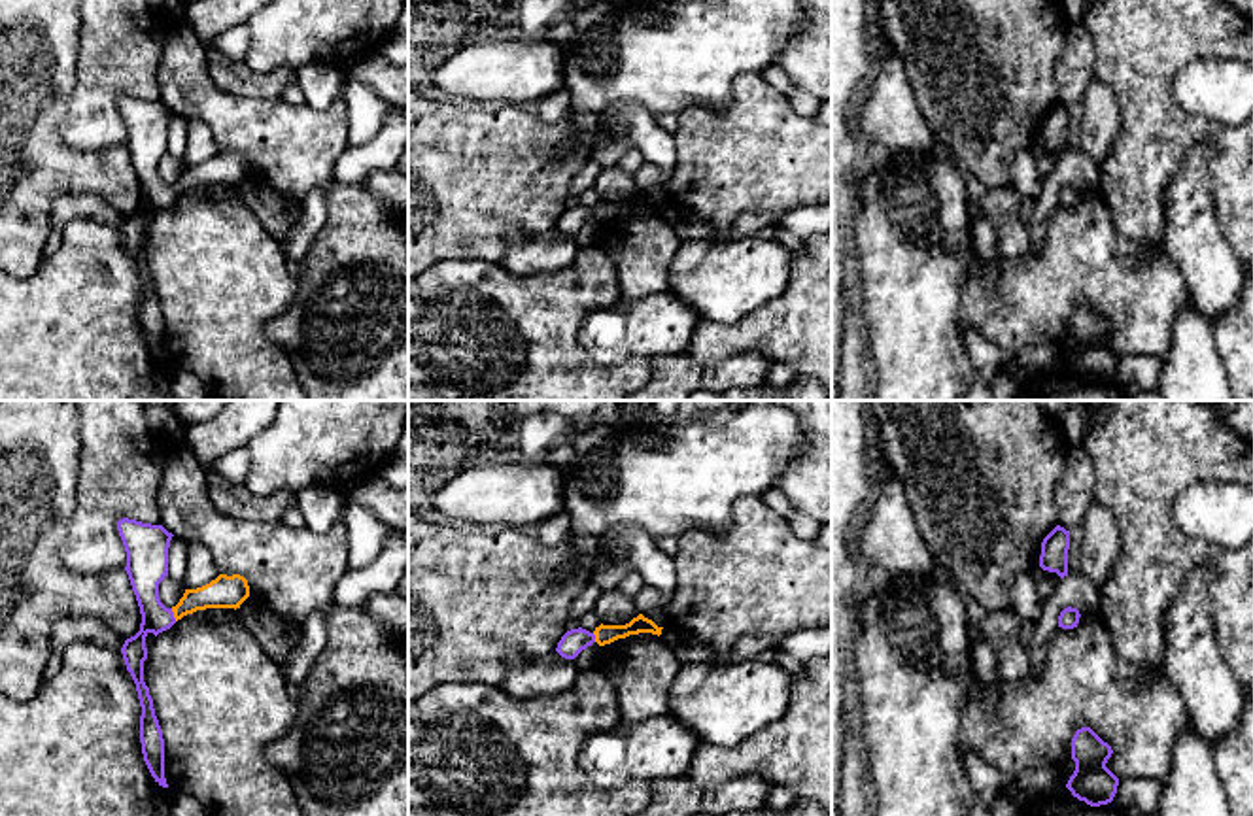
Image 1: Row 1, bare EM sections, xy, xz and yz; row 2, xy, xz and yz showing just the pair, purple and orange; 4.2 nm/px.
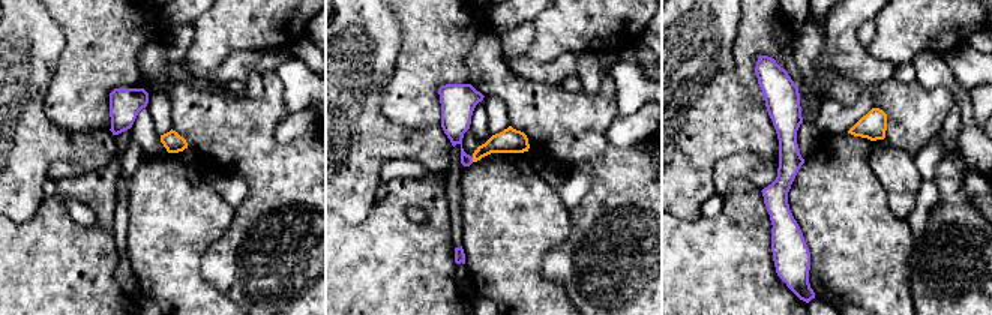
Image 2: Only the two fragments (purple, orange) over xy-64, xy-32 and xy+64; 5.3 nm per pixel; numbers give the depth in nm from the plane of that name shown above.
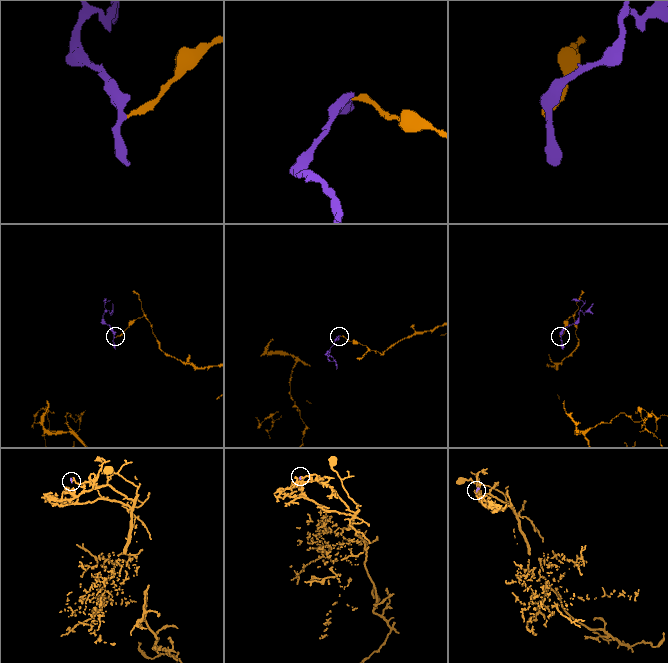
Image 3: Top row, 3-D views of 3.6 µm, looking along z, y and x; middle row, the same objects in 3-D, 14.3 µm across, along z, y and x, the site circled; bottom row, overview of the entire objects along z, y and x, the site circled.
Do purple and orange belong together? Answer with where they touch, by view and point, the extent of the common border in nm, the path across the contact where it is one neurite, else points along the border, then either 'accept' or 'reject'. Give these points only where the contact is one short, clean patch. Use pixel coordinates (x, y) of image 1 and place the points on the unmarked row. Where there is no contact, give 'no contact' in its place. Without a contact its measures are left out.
contact xy (172, 191); length 60 nm; way xy (148, 138), (148, 174), (172, 191), (193, 176), (225, 169); accept

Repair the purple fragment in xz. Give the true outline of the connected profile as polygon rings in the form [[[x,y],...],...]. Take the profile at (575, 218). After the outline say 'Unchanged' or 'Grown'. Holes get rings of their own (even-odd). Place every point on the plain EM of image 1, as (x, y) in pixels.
[[[639,191],[626,202],[599,202],[595,204],[593,210],[578,204],[567,208],[561,217],[558,219],[556,229],[565,234],[565,236],[575,236],[582,227],[597,219],[599,223],[610,221],[618,215],[626,215],[629,212],[639,212],[639,210],[652,210],[652,212],[661,212],[663,204],[658,204],[652,196],[644,195]]]. Grown

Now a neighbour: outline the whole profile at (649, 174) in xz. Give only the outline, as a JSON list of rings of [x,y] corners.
[[[644,162],[635,174],[633,179],[639,191],[646,191],[652,185],[660,183],[663,178],[661,170],[656,164]]]

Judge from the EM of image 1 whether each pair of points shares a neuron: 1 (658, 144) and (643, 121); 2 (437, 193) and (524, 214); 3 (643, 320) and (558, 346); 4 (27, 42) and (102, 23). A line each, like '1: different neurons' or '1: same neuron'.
1: same neuron
2: same neuron
3: different neurons
4: different neurons

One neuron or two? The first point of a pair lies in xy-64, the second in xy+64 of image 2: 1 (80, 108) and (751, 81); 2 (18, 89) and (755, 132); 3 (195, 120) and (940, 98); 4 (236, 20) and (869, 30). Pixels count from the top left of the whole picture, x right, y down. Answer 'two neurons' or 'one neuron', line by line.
1: one neuron
2: one neuron
3: one neuron
4: two neurons

